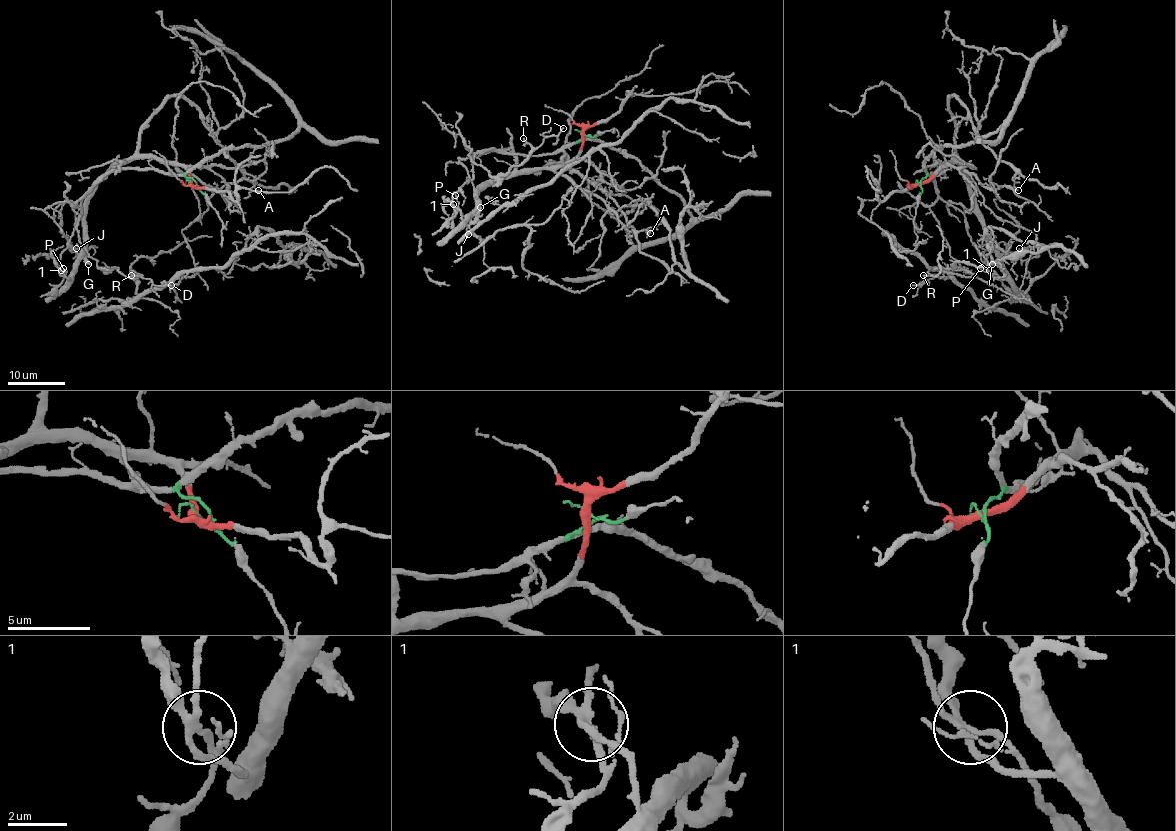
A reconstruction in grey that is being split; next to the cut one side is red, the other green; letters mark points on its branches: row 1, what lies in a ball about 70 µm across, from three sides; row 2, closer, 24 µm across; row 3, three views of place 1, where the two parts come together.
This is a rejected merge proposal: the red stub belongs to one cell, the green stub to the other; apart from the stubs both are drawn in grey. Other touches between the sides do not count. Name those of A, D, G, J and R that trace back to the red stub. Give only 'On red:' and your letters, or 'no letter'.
On red: A, G, J

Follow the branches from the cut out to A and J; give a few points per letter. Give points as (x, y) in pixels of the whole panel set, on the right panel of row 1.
A: (918, 183), (927, 183), (955, 151), (948, 105), (954, 97), (975, 136), (1015, 170), (1018, 190)
J: (918, 183), (927, 183), (951, 158), (955, 160), (977, 203), (985, 238), (1000, 253), (1010, 254), (1018, 249)

